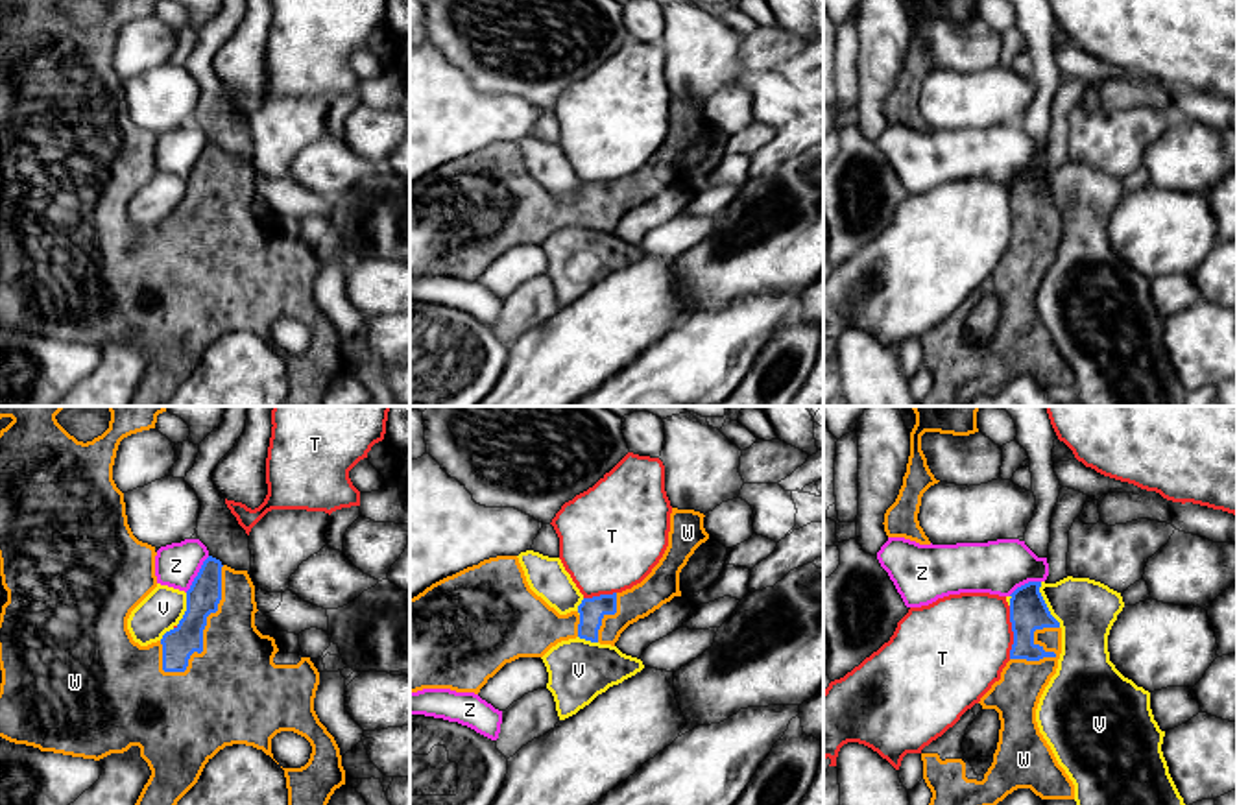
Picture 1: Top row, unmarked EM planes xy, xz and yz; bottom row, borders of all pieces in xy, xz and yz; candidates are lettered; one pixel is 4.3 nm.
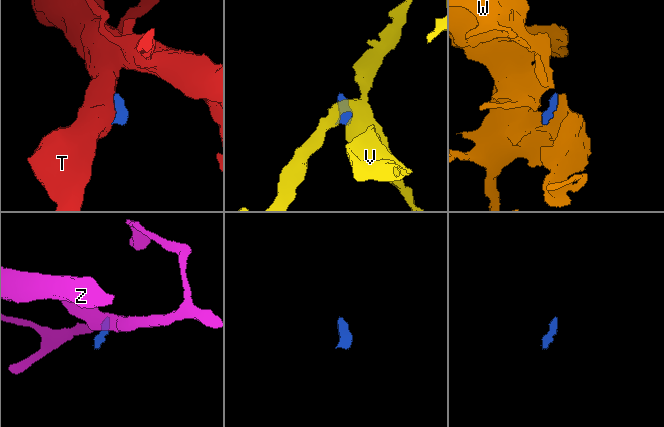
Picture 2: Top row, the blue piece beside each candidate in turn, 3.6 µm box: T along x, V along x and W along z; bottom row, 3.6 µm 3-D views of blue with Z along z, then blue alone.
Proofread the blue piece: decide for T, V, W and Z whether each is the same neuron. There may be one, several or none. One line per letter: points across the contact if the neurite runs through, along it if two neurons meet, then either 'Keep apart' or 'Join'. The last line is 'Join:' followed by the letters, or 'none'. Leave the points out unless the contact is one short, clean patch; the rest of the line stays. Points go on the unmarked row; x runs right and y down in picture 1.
T: Boundary: yz (1008, 192), (1010, 244). Keep apart
V: Boundary: yz (1040, 168), (1044, 189), (1060, 213). Keep apart
W: Join
Z: Boundary: xy (209, 143), (185, 178). Keep apart
Join: W

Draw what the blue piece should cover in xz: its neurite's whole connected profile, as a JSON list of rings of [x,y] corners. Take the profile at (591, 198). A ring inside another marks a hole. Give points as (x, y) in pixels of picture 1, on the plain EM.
[[[672,94],[668,133],[652,159],[622,179],[583,185],[567,201],[559,201],[530,175],[517,142],[489,144],[432,170],[410,185],[410,279],[450,275],[478,281],[506,249],[543,244],[558,229],[576,223],[615,233],[630,210],[681,183],[679,159],[709,126],[703,103],[694,96]]]

